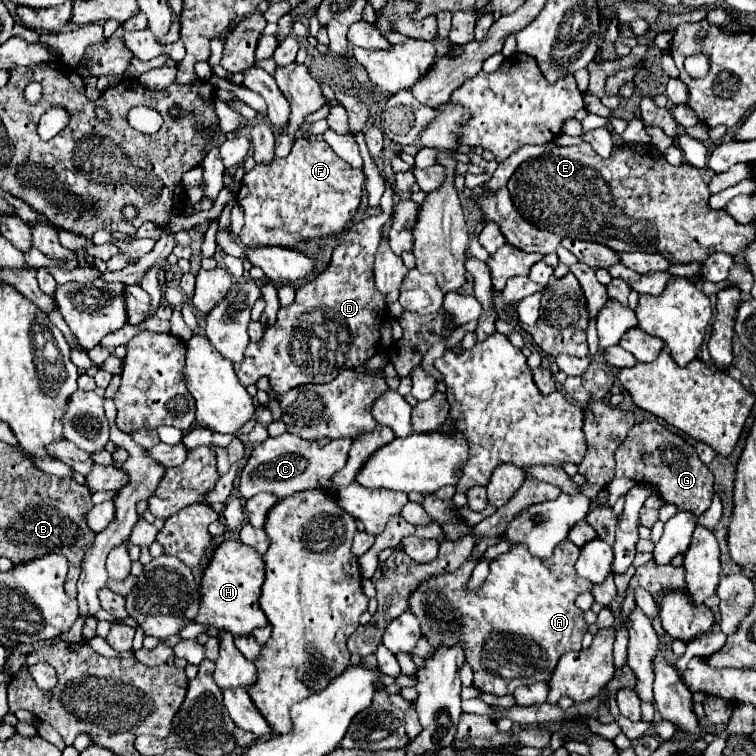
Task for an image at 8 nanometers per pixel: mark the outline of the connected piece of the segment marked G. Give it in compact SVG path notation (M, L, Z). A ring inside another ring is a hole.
M641 422L631 428L623 444L617 448L615 454L615 476L625 476L637 482L649 482L659 488L659 494L665 502L675 504L679 510L689 510L701 516L713 500L713 474L711 470L699 460L697 450L685 442L679 434L663 428L659 422ZM645 452L645 458L641 458Z

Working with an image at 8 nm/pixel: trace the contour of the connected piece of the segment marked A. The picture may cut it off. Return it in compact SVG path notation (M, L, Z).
M481 538L471 558L455 574L423 582L411 594L411 612L419 618L423 636L427 636L431 646L465 644L467 662L471 662L475 674L475 688L503 696L513 694L519 686L547 682L565 652L581 650L587 622L575 600L579 594L589 592L593 582L577 576L575 562L581 548L565 540L551 558L535 558L525 546L515 546L491 562L489 578L481 590L467 592L467 578L491 544L493 538Z

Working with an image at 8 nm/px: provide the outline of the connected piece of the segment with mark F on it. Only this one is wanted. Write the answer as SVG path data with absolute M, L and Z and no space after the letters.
M297 138L289 156L273 158L271 164L257 164L253 170L249 170L243 176L241 188L237 192L237 202L245 212L245 226L239 234L239 240L247 248L255 248L255 246L295 248L303 240L315 240L315 238L341 234L345 226L353 220L361 204L363 184L365 184L363 170L353 168L343 158L339 158L325 140L311 142L307 138Z

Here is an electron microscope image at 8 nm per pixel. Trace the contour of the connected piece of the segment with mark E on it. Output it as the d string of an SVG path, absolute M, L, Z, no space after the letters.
M587 142L577 146L557 146L547 156L523 162L511 176L509 194L527 222L551 230L553 234L591 240L605 244L617 252L657 252L675 264L703 262L715 252L741 254L755 240L753 224L735 222L725 210L711 210L707 200L711 196L699 170L687 162L673 166L653 144L623 144L615 146L607 160L599 158Z

